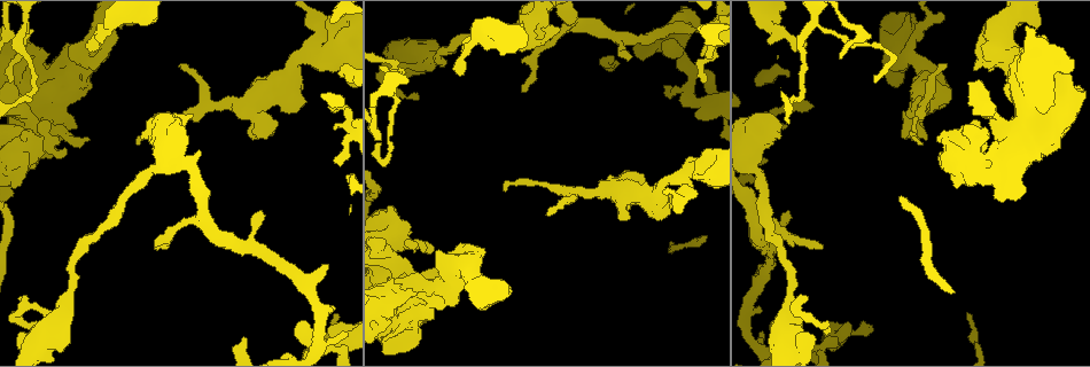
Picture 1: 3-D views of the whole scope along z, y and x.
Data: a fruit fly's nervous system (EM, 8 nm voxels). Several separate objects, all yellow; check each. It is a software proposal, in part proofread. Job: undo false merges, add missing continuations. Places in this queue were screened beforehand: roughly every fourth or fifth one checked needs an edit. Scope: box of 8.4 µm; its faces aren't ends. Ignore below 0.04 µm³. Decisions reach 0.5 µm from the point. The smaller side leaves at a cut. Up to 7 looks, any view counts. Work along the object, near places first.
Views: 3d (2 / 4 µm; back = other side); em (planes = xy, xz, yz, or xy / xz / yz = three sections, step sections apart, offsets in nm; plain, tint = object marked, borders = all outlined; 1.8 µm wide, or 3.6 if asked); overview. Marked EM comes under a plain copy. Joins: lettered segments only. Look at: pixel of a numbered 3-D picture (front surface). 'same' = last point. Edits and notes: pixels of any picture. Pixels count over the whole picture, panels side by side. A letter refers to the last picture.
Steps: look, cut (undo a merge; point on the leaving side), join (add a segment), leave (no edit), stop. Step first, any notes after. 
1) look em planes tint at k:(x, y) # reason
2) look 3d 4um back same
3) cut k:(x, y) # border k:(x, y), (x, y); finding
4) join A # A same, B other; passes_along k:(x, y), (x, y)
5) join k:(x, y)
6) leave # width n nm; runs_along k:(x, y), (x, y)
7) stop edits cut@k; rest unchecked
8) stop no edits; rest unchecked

look 3d 4um at 1:(95, 45)

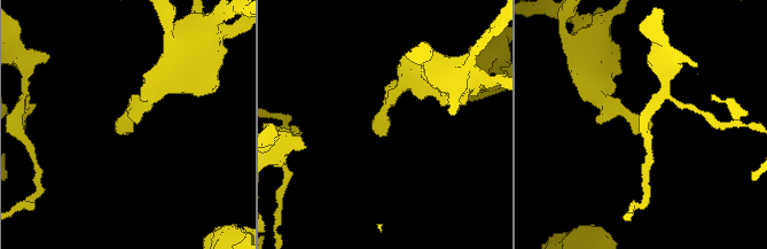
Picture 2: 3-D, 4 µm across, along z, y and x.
look em planes tint at 2:(649, 126) # shape alone is not enough

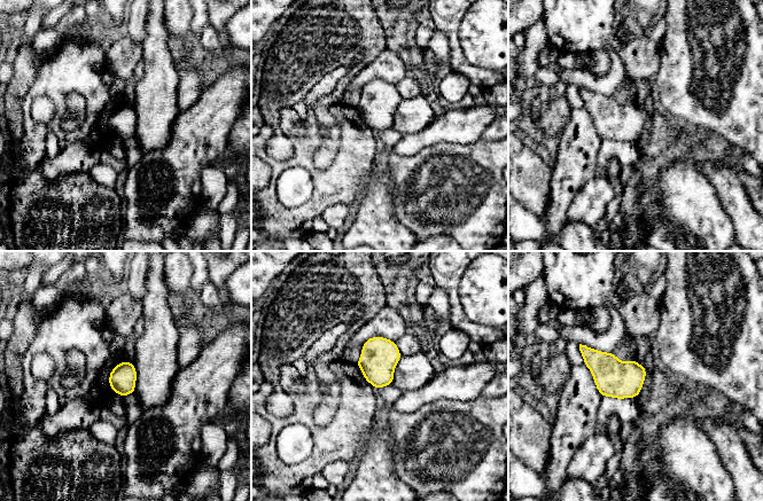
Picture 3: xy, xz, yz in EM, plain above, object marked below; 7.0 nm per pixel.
look em planes borders same # see the neighbours

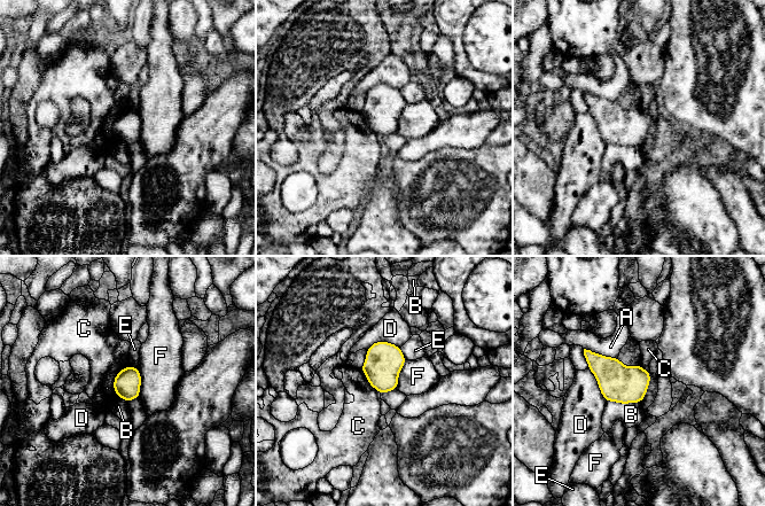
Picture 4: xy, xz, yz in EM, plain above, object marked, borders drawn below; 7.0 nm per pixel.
leave # longest_contact A 260 nm; A other, B other, C other, D other, E other, F other; border 4:(130, 365), (114, 379), (116, 396); no lettered segment goes on from it

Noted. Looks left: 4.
look 3d 2um at 1:(1001, 39) # abrupt turn

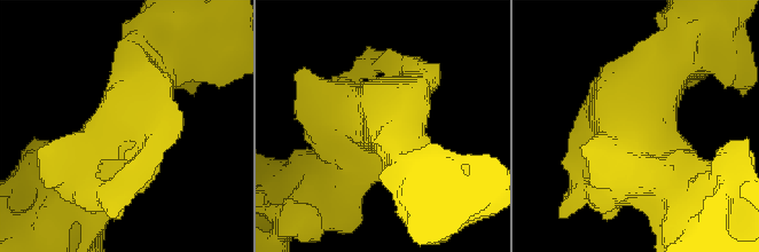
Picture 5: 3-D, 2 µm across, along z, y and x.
look em 3.6um planes tint at 5:(130, 119)

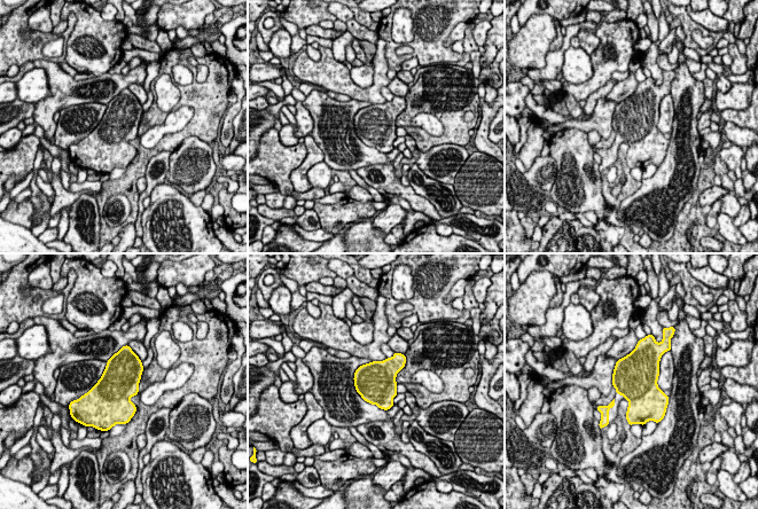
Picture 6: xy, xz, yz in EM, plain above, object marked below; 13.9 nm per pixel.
look em 3.6um planes borders same

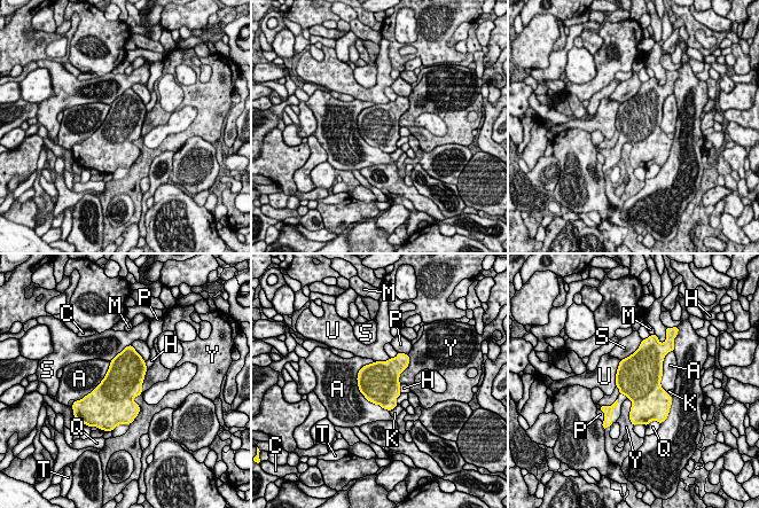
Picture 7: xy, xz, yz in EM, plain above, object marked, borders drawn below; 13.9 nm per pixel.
leave # A other, C other, H other, K other, M other, P other, Q other, S other, T other, U other, Y other; continuous, no second neuron

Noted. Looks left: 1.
look em 3.6um planes borders at 1:(1055, 111) # sudden change in width

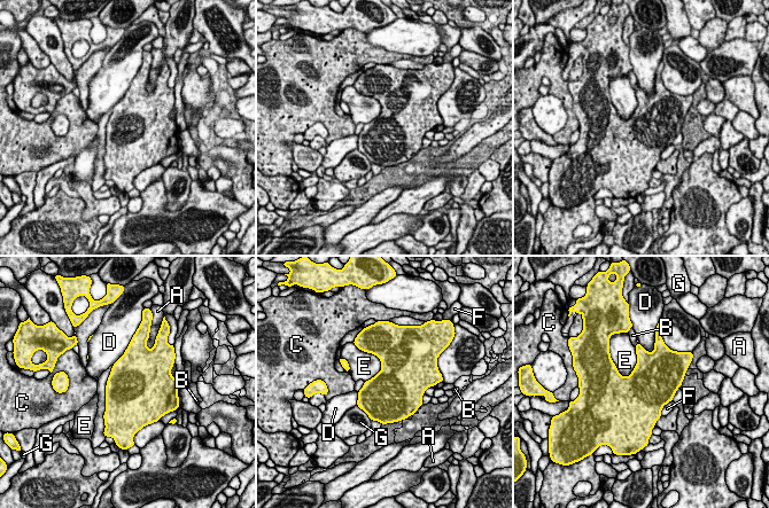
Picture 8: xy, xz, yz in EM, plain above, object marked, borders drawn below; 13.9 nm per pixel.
leave # A other, B other, C other, D other, E other, F other, G other; border 8:(635, 346), (636, 365), (622, 376); one neuron here

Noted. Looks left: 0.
stop no edits; rest unchecked

